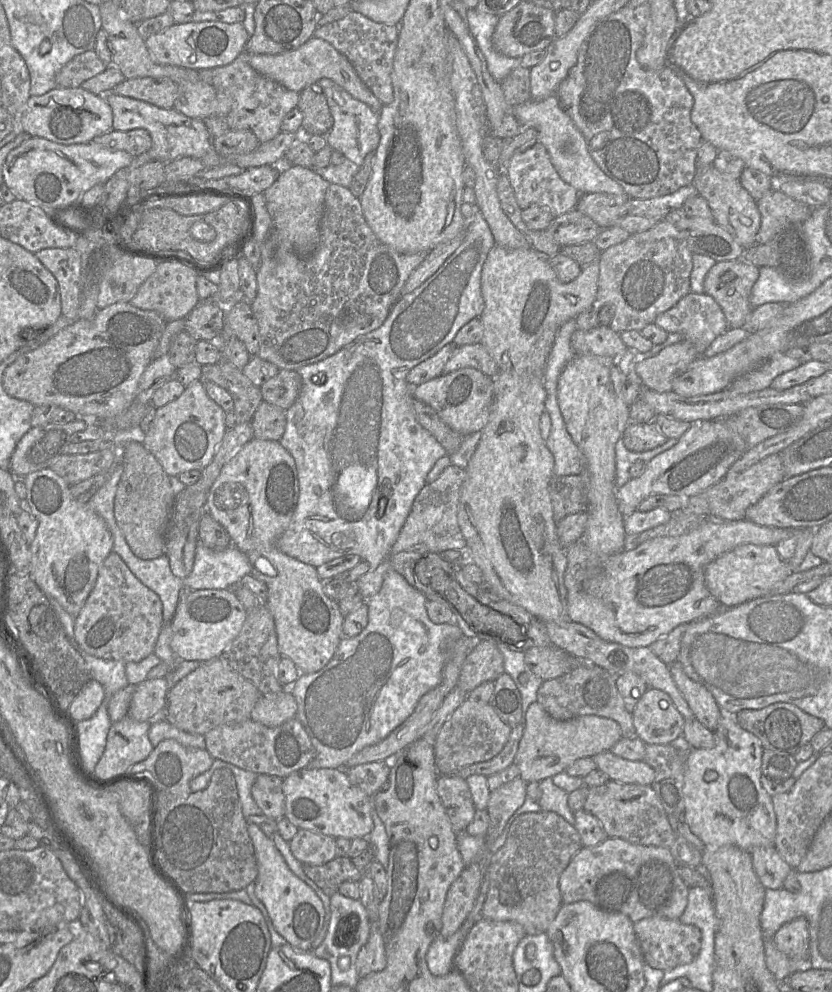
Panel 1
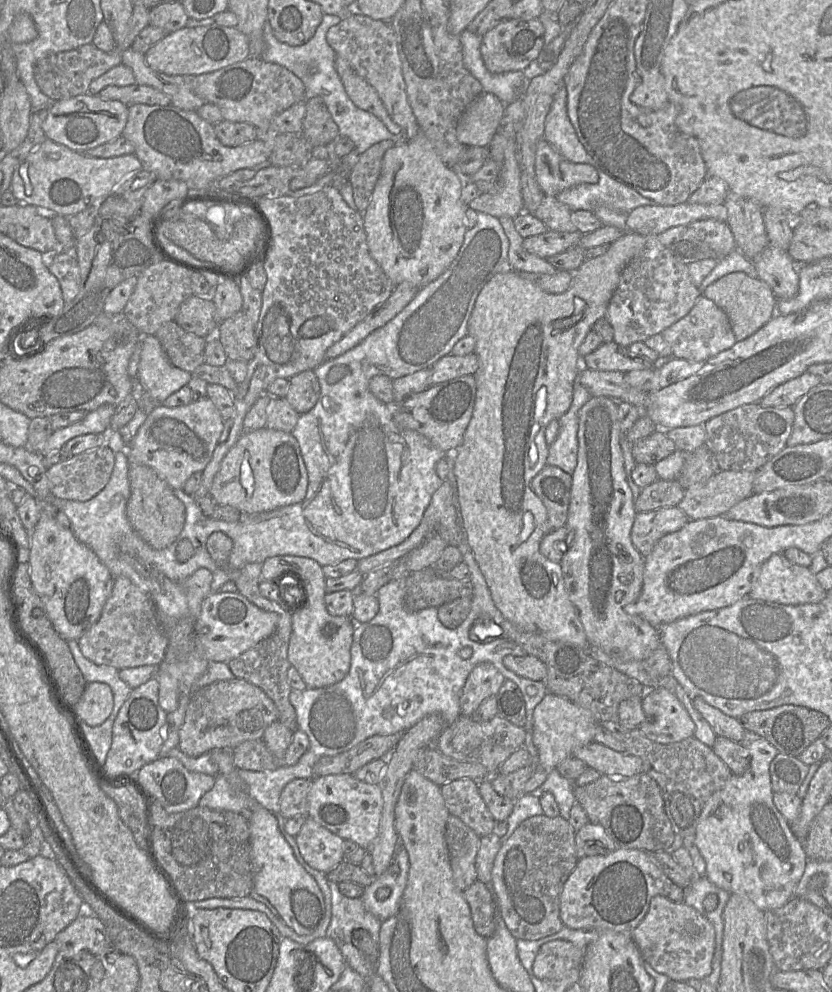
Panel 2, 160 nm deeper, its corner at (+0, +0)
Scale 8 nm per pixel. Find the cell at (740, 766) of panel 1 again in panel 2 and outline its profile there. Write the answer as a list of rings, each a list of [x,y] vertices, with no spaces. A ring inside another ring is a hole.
[[[746,731],[740,744],[749,752],[750,767],[742,775],[732,774],[725,786],[707,800],[697,825],[695,843],[706,862],[706,876],[713,884],[730,894],[747,896],[766,912],[783,907],[795,897],[808,859],[802,841],[795,837],[789,823],[773,802],[769,768],[778,750],[765,738],[749,731]]]

